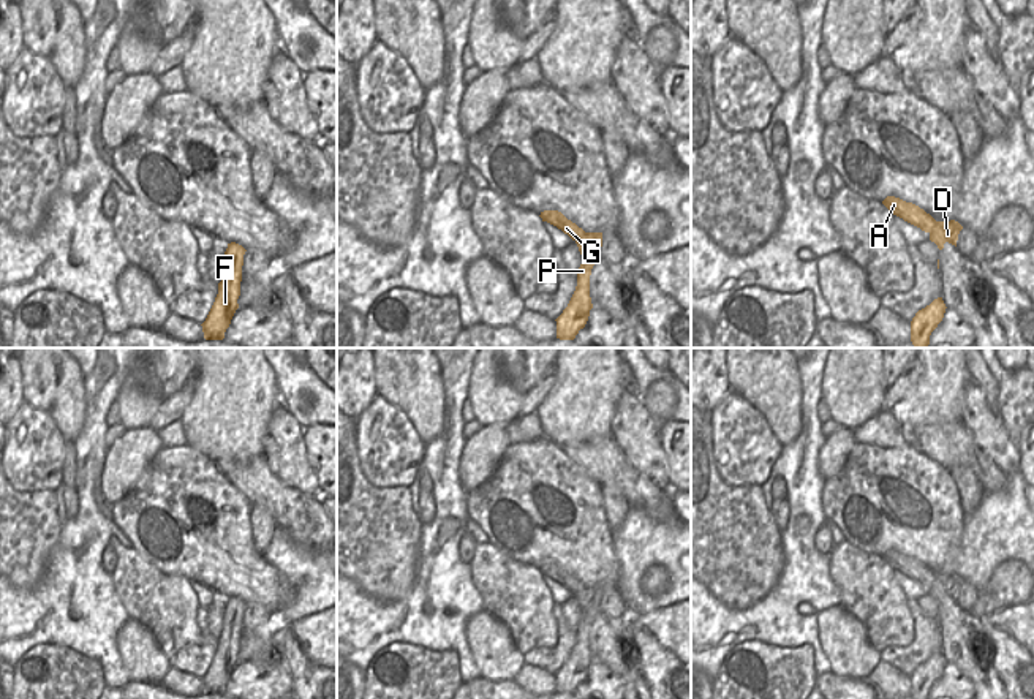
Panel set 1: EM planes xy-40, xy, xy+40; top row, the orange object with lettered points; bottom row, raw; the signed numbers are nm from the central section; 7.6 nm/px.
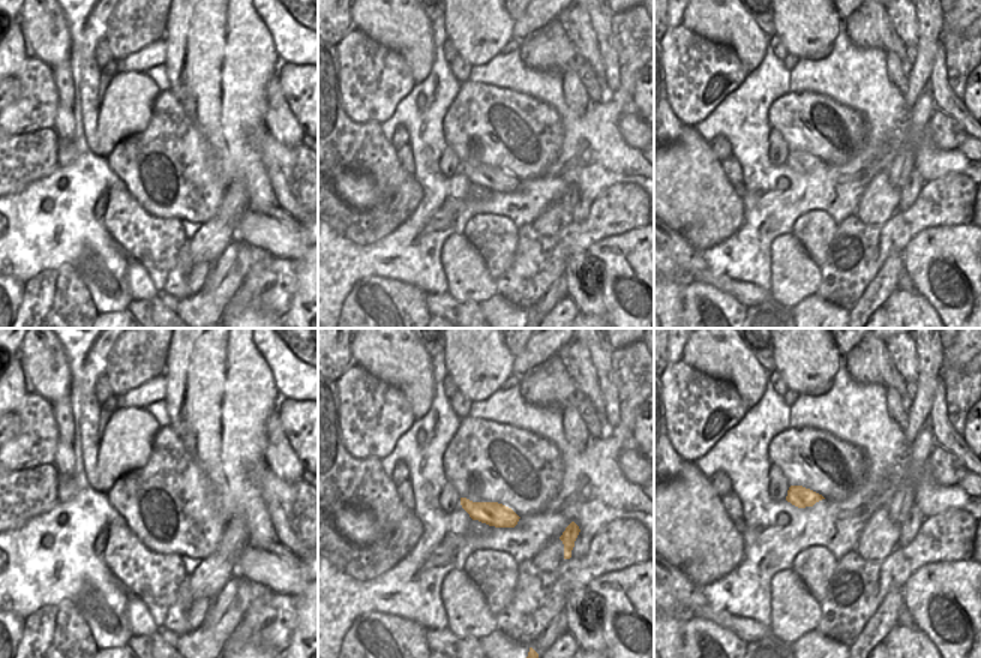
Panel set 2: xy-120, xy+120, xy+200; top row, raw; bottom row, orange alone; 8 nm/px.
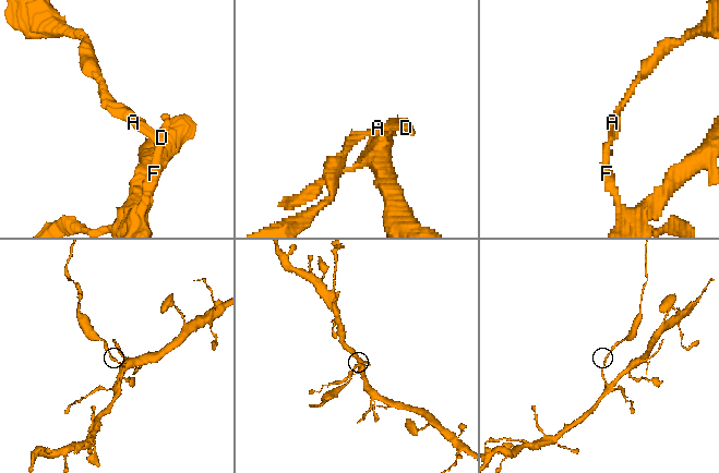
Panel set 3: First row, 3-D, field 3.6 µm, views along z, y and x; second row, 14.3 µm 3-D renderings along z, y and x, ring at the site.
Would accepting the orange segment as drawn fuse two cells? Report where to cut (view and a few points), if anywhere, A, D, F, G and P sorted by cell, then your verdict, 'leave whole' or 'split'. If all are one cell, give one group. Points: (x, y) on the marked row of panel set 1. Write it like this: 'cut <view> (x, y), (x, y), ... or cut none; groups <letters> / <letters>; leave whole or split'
cut xy (590, 233), (584, 233), (576, 241); groups A G / D F P; split

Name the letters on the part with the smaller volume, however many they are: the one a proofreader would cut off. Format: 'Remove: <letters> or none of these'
Remove: A, G

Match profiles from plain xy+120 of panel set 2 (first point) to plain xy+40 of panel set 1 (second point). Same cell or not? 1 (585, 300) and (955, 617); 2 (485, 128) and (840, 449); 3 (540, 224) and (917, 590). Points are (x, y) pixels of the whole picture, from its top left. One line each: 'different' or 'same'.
1: same
2: different
3: different

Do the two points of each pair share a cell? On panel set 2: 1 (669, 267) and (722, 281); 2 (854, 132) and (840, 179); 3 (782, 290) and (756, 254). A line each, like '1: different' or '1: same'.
1: different
2: different
3: different

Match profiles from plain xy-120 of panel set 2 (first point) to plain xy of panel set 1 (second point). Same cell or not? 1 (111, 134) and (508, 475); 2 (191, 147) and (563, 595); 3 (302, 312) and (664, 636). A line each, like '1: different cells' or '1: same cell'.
1: different cells
2: different cells
3: same cell

